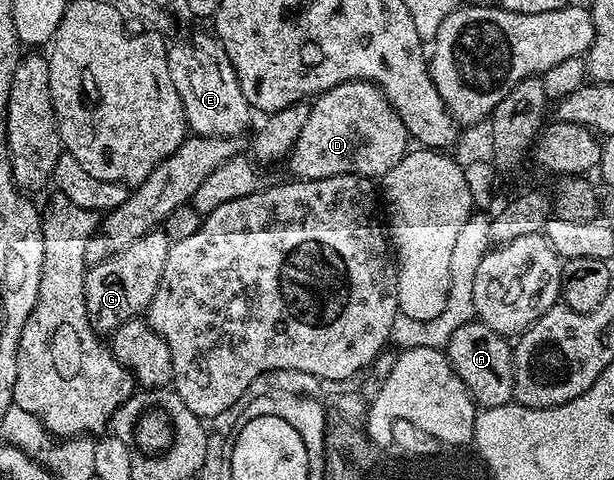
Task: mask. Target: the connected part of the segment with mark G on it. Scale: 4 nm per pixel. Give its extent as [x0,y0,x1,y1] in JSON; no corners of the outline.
[84,229,171,333]

